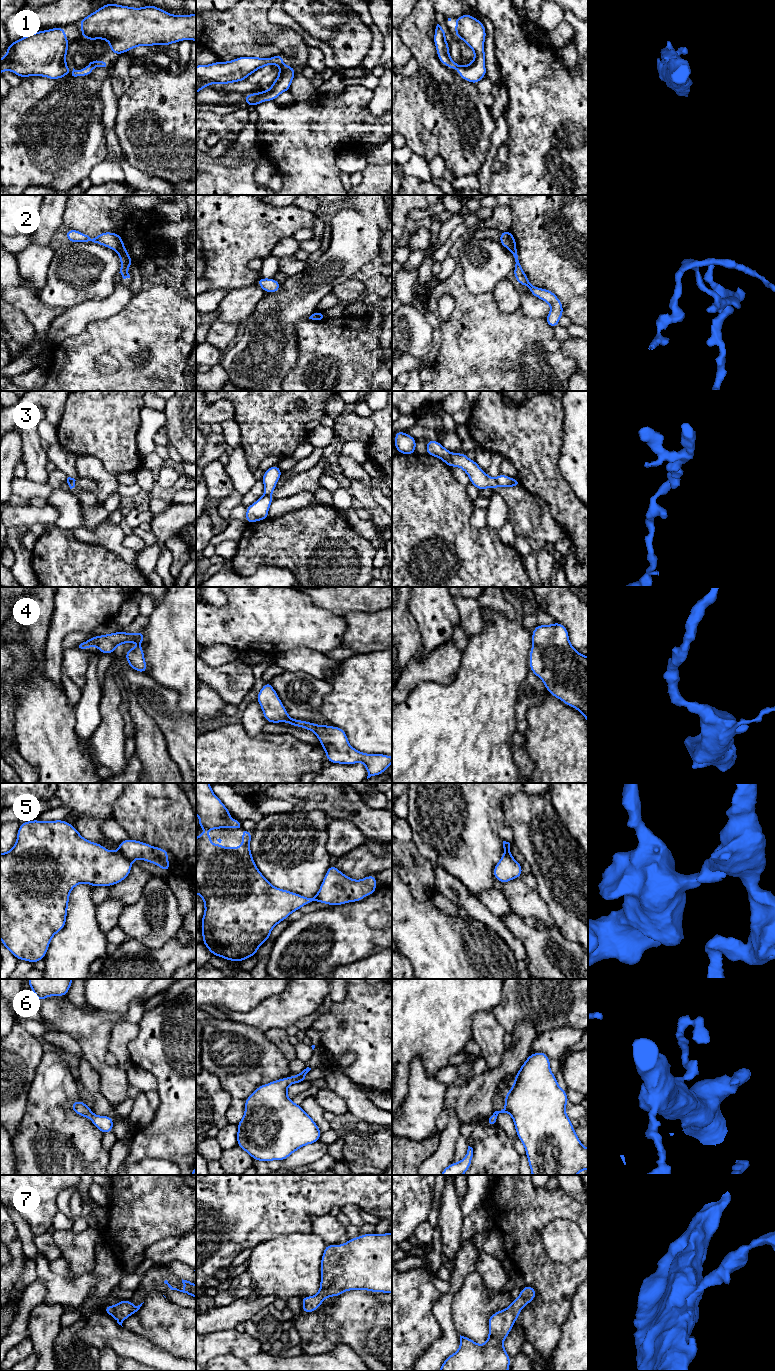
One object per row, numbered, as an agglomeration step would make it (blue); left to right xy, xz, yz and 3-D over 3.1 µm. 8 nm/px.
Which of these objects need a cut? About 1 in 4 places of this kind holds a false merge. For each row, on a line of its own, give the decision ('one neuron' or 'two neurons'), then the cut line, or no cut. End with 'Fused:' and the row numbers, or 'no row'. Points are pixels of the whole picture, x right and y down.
1: one neuron; cut none
2: two neurons; cut xy (124, 247), (115, 250)
3: two neurons; cut xz (264, 494), (270, 495)
4: one neuron; cut none
5: two neurons; cut xy (118, 850), (130, 862)
6: one neuron; cut none
7: one neuron; cut none
Fused: 2, 3, 5

